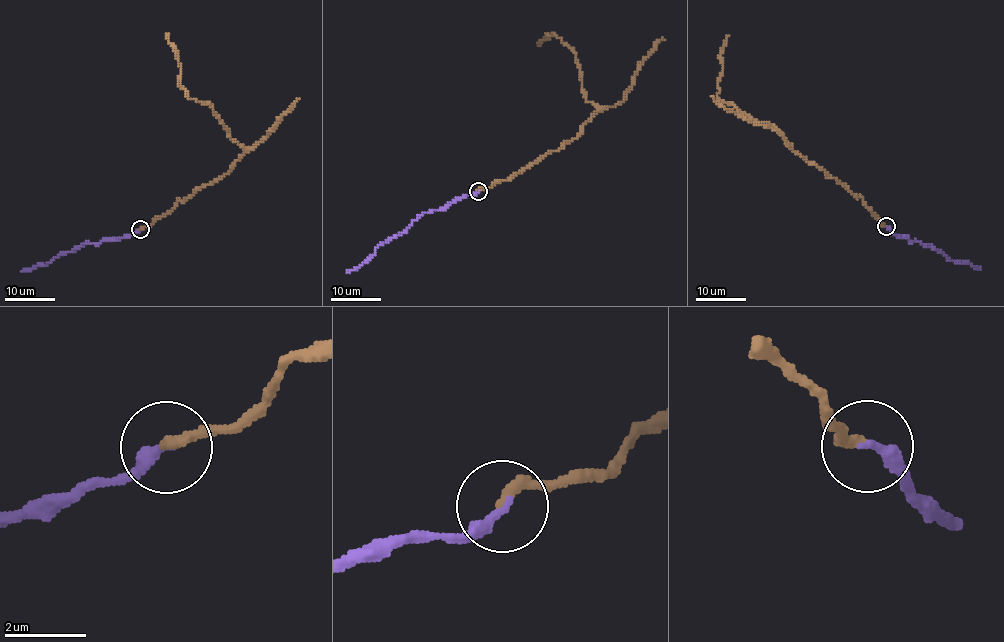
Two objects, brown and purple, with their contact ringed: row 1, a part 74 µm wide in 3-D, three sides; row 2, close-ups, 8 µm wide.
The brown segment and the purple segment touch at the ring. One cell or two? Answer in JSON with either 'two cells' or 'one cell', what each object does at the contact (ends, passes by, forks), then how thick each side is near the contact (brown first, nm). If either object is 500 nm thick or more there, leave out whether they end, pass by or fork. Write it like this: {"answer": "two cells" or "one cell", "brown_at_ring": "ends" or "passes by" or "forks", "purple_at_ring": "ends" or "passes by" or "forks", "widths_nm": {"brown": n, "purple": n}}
{"answer": "one cell", "brown_at_ring": "ends", "purple_at_ring": "ends", "widths_nm": {"brown": 280, "purple": 300}}

